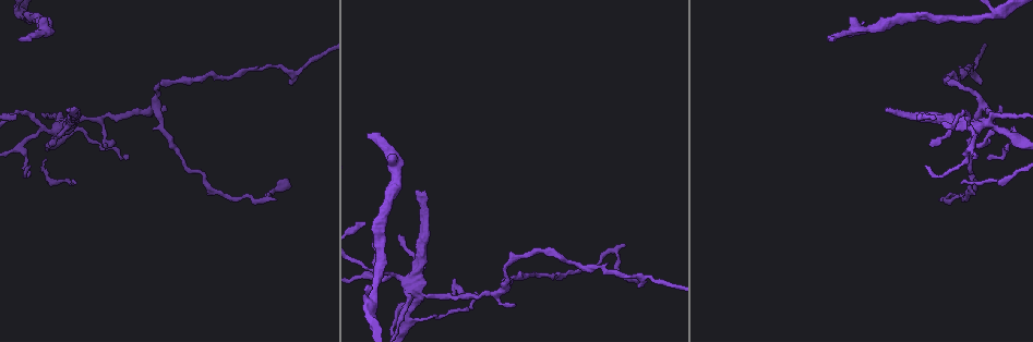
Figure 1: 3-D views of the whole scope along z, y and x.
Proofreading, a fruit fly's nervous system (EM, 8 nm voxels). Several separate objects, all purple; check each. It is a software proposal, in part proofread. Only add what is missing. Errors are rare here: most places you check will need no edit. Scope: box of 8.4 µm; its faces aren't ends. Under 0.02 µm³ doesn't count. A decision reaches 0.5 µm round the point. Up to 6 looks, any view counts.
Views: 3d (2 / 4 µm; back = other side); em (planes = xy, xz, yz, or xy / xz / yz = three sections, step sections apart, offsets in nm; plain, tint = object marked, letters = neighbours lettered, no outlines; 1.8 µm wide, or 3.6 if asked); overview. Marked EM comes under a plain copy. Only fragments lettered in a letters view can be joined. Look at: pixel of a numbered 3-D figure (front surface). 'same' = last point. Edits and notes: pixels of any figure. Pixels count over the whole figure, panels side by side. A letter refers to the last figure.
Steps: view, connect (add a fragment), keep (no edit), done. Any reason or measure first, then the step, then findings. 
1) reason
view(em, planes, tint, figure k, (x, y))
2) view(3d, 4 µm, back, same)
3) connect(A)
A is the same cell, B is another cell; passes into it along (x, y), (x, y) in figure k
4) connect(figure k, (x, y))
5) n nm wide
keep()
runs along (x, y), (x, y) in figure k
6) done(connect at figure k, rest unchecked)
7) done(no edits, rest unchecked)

an open end
view(em, planes, tint, figure 1, (833, 41))

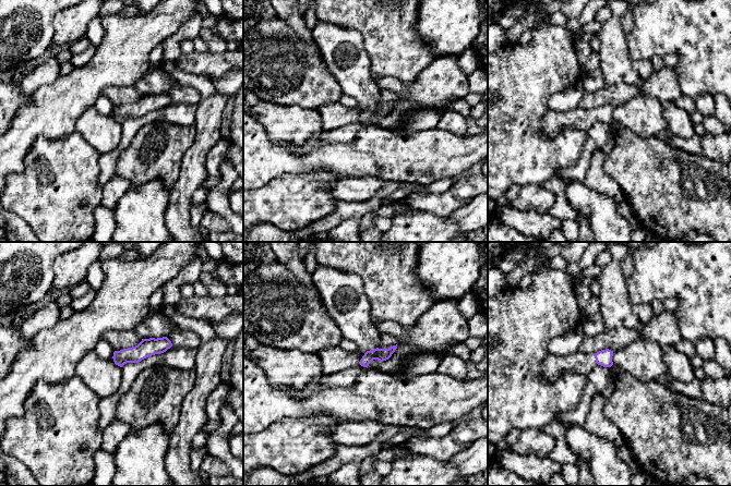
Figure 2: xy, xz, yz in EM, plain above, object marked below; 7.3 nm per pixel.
see the neighbours
view(em, planes, letters, same)

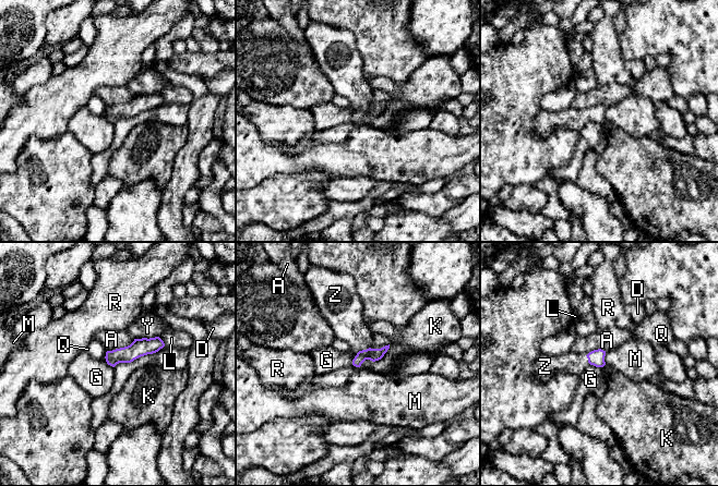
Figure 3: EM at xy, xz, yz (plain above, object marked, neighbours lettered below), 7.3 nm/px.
A touches over 220 nm
connect(Z)
Z is the same cell, A, D, G, K, L, M, Q, R and Y are other cells; passes into it along (373, 354), (363, 350), (347, 322) in figure 3; the neuron continues

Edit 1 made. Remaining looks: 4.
an open end
view(em, 3.6 µm, xz, step 8, letters, figure 1, (888, 110))

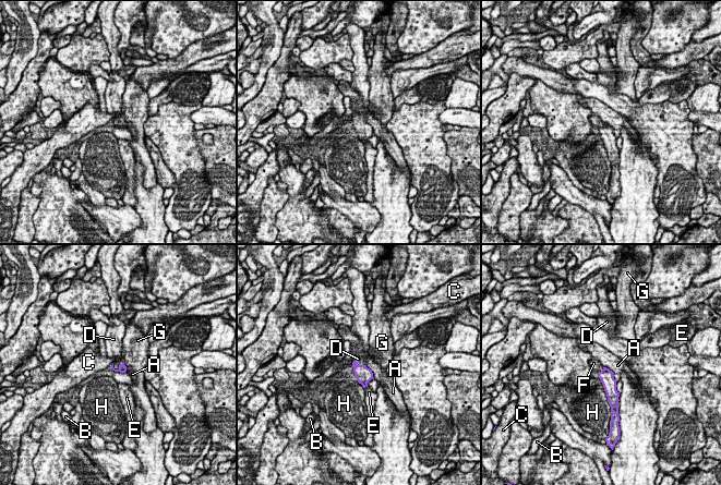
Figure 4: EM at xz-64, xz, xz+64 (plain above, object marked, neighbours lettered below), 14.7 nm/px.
another direction
view(em, 3.6 µm, planes, letters, same)

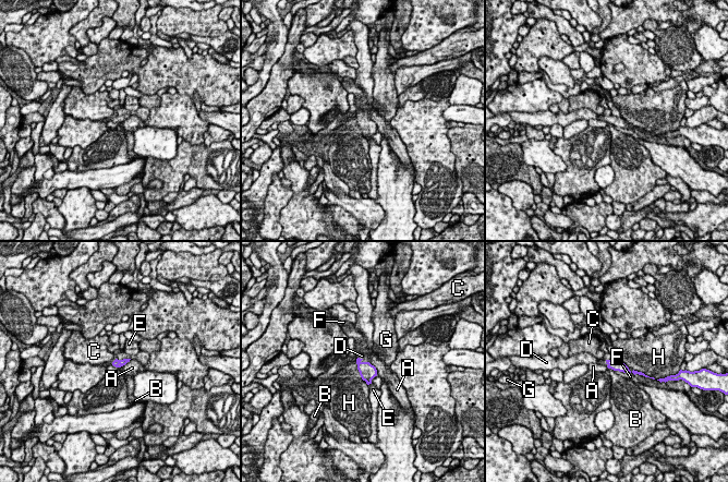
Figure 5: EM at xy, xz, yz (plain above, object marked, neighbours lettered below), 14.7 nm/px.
130 nm wide
connect(D)
D is the same cell, A, B, C, E, F, G and H are other cells; passes into it along (367, 372), (359, 358), (362, 356) in figure 5; the neuron continues

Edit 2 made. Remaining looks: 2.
done(connect at figure 3, connect at figure 5, rest unchecked)

